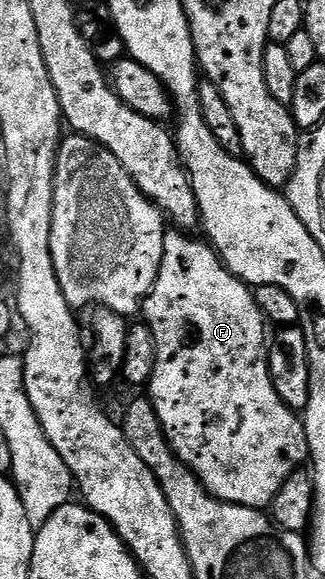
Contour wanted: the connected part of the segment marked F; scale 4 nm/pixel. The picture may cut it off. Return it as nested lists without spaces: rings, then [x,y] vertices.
[[[172,229],[164,236],[164,252],[162,253],[162,265],[158,269],[158,277],[150,289],[150,293],[142,304],[142,319],[148,324],[152,336],[156,342],[156,365],[154,368],[154,380],[160,391],[172,390],[172,395],[151,396],[152,404],[156,409],[156,416],[164,430],[164,436],[168,439],[172,452],[178,456],[190,470],[200,478],[200,484],[222,503],[233,503],[243,507],[255,507],[257,509],[271,508],[274,497],[282,489],[282,485],[294,472],[301,470],[309,462],[308,438],[304,428],[304,420],[295,411],[278,397],[278,389],[274,389],[274,381],[268,372],[268,344],[269,336],[264,336],[266,320],[264,314],[258,309],[253,288],[241,281],[237,275],[225,267],[224,262],[216,254],[215,247],[203,238],[191,239],[191,234],[180,229]]]

